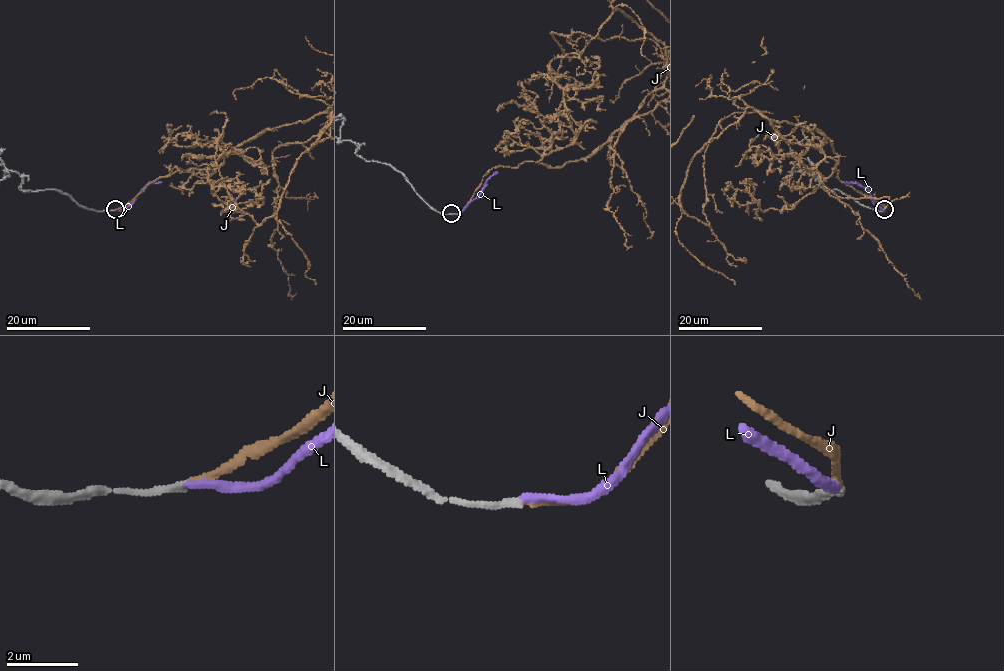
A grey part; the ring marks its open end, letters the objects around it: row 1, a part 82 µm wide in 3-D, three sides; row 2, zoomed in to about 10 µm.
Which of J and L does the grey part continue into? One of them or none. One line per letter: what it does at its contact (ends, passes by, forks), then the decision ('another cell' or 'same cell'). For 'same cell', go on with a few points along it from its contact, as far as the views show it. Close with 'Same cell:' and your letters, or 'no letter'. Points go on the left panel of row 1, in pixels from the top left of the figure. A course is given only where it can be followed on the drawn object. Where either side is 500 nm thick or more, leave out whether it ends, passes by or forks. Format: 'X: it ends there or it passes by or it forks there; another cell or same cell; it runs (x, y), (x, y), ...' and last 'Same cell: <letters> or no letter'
J: it ends there; same cell
L: it ends there; another cell
Same cell: J

